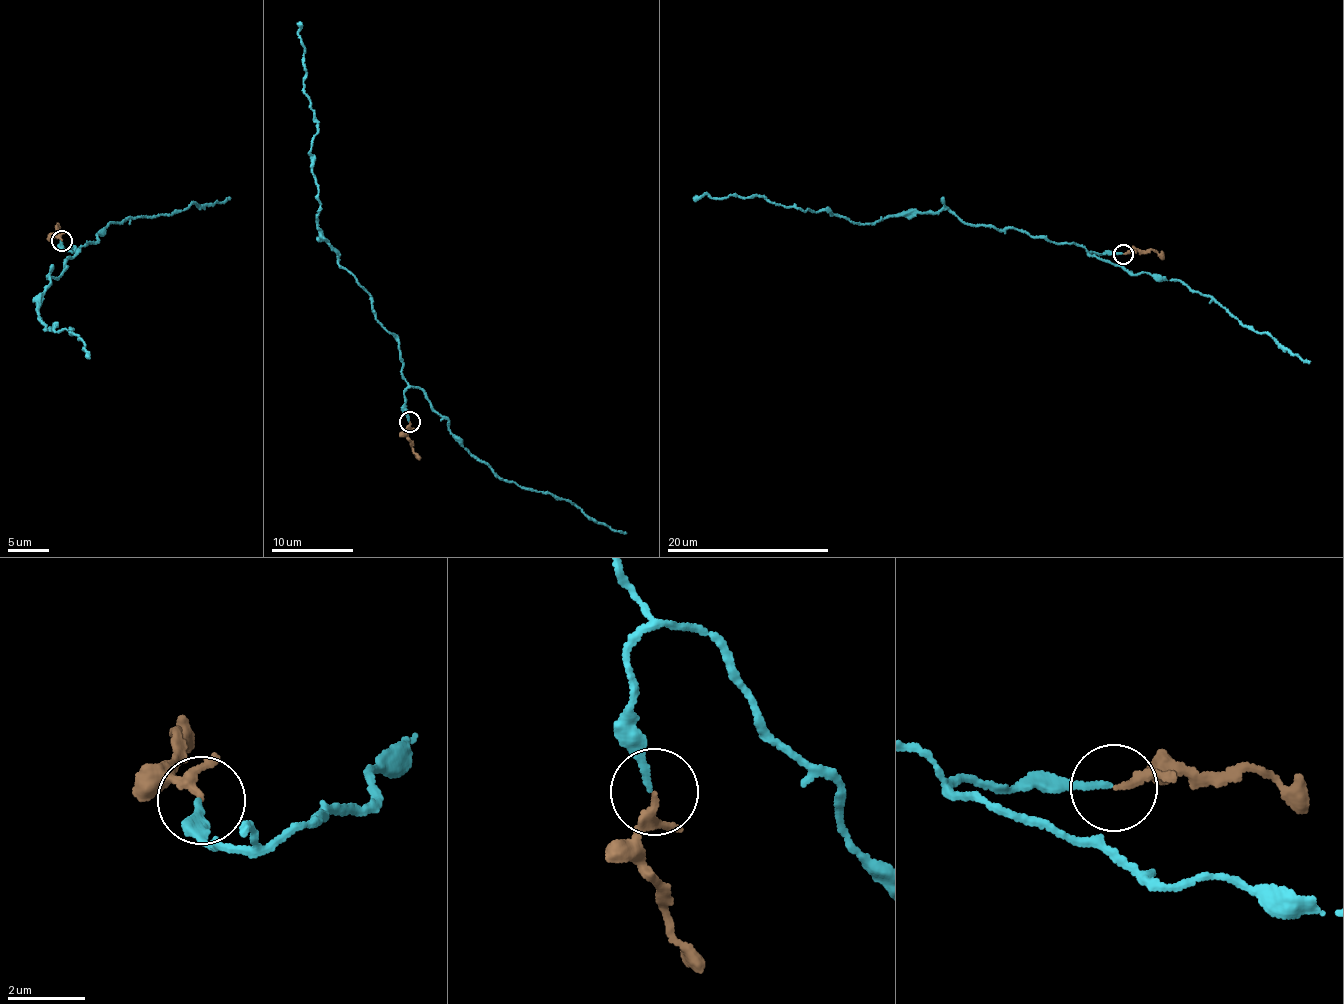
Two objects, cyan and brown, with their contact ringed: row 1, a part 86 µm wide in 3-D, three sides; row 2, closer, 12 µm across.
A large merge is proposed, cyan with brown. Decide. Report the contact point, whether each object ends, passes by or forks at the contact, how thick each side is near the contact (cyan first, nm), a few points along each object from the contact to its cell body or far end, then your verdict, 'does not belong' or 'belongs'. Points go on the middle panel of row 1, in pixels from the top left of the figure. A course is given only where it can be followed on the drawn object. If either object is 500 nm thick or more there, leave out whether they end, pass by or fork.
place (409, 421); cyan ends; brown passes by; calibres 150 and 140 nm; course cyan (408, 422), (397, 339), (318, 227), (310, 148), (316, 123), (303, 82), (302, 22); course brown (410, 422), (406, 437), (420, 459); belongs

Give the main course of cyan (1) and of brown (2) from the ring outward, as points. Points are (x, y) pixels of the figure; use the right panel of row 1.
1: (1123, 253), (966, 224), (948, 208), (859, 225), (756, 195), (693, 201)
2: (1124, 253), (1152, 249), (1163, 260)

